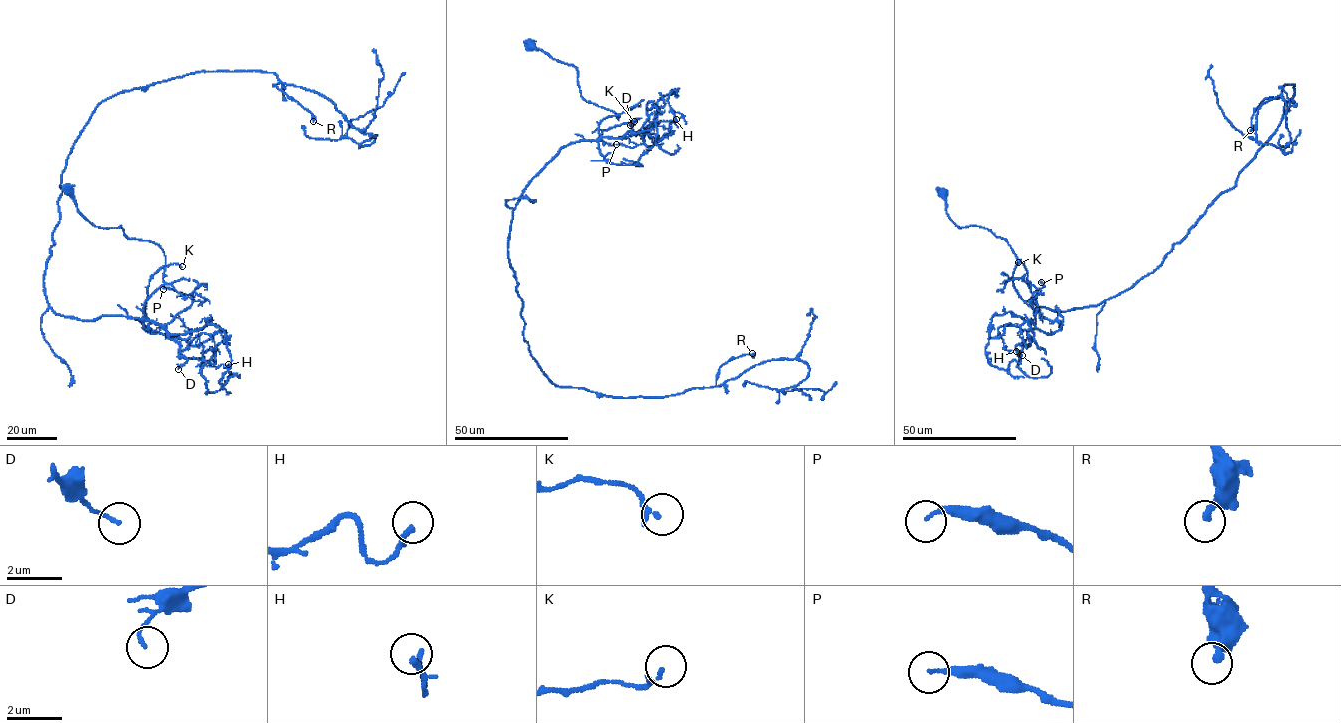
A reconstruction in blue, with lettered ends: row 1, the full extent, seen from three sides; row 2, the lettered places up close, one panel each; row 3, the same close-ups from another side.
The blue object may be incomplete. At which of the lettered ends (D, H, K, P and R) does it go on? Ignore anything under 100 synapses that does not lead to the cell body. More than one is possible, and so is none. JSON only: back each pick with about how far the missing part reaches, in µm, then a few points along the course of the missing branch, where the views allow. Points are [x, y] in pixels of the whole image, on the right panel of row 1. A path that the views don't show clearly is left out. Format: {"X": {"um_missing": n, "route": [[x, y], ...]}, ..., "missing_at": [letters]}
{"missing_at": []}

